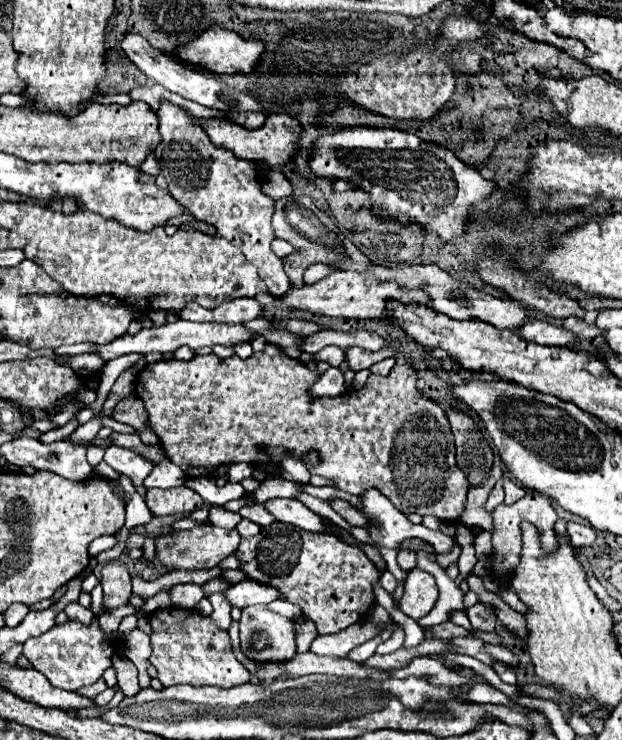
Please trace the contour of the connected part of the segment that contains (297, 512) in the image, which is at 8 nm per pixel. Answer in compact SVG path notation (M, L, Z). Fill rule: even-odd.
M272 498L262 502L262 506L278 520L286 524L294 524L308 532L326 532L326 526L318 514L308 510L300 500L294 498Z

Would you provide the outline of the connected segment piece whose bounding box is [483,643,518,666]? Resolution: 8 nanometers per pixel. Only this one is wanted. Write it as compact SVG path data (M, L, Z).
M485 644L483 650L490 654L491 656L500 660L504 661L509 665L517 666L518 659L517 657L507 648L500 646L500 645L492 645L492 644Z

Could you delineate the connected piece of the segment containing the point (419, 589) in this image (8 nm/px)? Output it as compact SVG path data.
M418 568L410 570L406 578L404 596L400 598L398 608L406 616L420 620L434 608L436 600L438 600L438 592L436 592L436 582L432 580L432 576Z

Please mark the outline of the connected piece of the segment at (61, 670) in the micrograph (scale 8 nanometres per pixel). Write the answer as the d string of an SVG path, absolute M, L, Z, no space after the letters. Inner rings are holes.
M68 620L64 624L56 624L42 636L28 638L24 642L22 654L38 672L48 678L52 686L76 692L82 686L94 684L104 674L104 670L112 666L114 646L110 642L102 642L102 630L98 626L98 620L94 620L90 626Z

